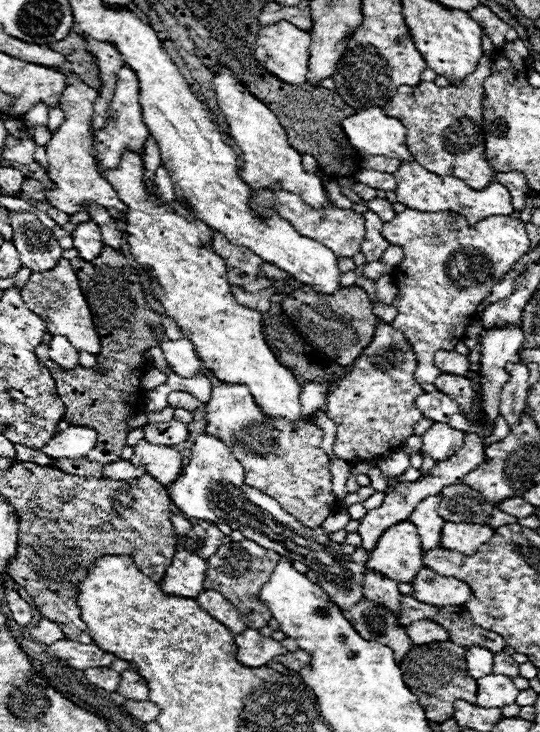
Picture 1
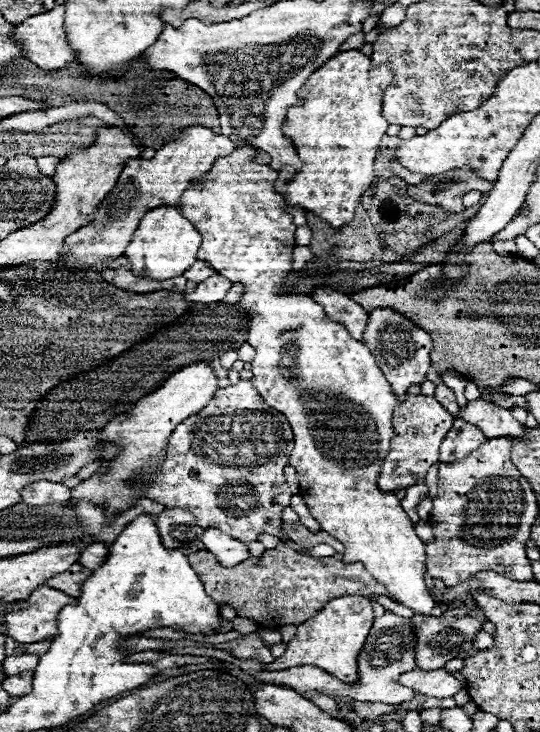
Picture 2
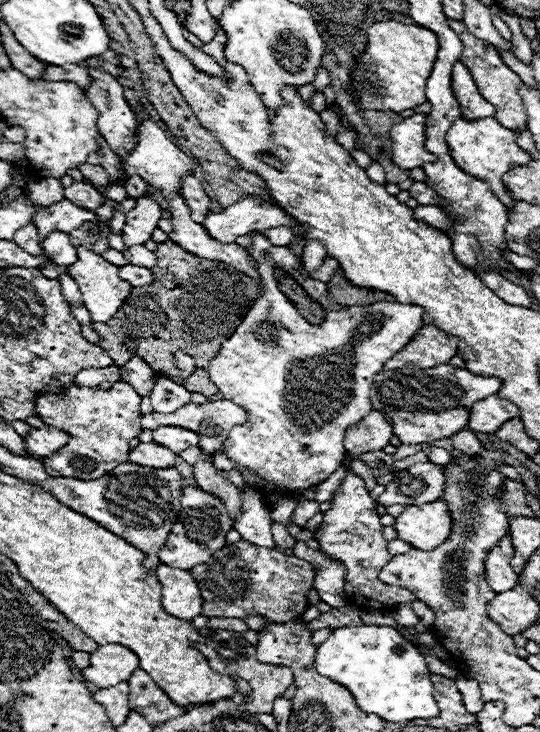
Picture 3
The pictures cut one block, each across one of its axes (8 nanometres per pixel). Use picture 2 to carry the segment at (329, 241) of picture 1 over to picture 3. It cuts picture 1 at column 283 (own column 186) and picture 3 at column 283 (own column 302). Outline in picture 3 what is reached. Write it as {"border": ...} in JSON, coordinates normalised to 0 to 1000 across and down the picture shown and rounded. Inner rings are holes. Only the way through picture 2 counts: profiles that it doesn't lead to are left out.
{"border":[[[481,317],[463,320],[463,325],[467,336],[459,339],[459,344],[478,355],[485,399],[437,454],[389,492],[385,511],[411,544],[448,555],[448,560],[456,560],[459,566],[456,579],[441,579],[422,590],[415,620],[437,637],[463,639],[489,653],[489,664],[474,669],[485,675],[489,689],[504,694],[511,683],[556,678],[563,667],[600,658],[622,645],[626,637],[633,637],[641,620],[641,587],[678,571],[689,560],[685,530],[693,511],[700,511],[707,500],[785,448],[785,423],[770,415],[704,410],[685,418],[644,418],[633,423],[615,423],[600,432],[596,443],[574,443],[567,434],[559,434],[552,421],[515,396],[515,385],[507,380],[507,358],[485,350],[504,333]]]}

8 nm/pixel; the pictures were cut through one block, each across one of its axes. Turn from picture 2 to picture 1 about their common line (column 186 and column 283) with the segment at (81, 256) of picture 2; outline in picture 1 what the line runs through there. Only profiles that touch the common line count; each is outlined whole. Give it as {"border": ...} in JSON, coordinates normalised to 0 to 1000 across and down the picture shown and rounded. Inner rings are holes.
{"border":[[[411,87],[396,98],[393,115],[396,115],[396,126],[400,126],[400,139],[404,139],[407,150],[415,153],[422,175],[426,175],[422,183],[437,194],[437,199],[448,205],[444,243],[456,251],[463,251],[467,257],[470,254],[496,254],[500,249],[511,246],[511,249],[519,249],[522,260],[548,262],[578,284],[593,284],[596,279],[611,279],[611,273],[604,270],[600,254],[596,254],[596,243],[589,243],[585,238],[570,238],[559,230],[556,208],[548,208],[533,197],[530,178],[522,175],[522,169],[515,167],[507,153],[500,148],[493,148],[493,142],[485,142],[474,131],[467,131],[456,123],[456,117],[448,117],[444,109],[430,101],[430,96],[411,90]]]}

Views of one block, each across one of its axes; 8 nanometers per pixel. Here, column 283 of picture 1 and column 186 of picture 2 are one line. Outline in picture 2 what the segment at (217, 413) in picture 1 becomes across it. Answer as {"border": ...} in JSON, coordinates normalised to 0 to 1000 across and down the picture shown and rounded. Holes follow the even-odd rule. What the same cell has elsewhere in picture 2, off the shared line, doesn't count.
{"border":[[[463,522],[407,530],[400,541],[359,568],[330,579],[311,601],[300,642],[270,680],[307,694],[337,691],[363,702],[367,719],[404,721],[444,740],[470,740],[481,730],[522,730],[522,697],[541,672],[526,653],[526,637],[541,617],[541,585],[507,557],[493,555]]]}

